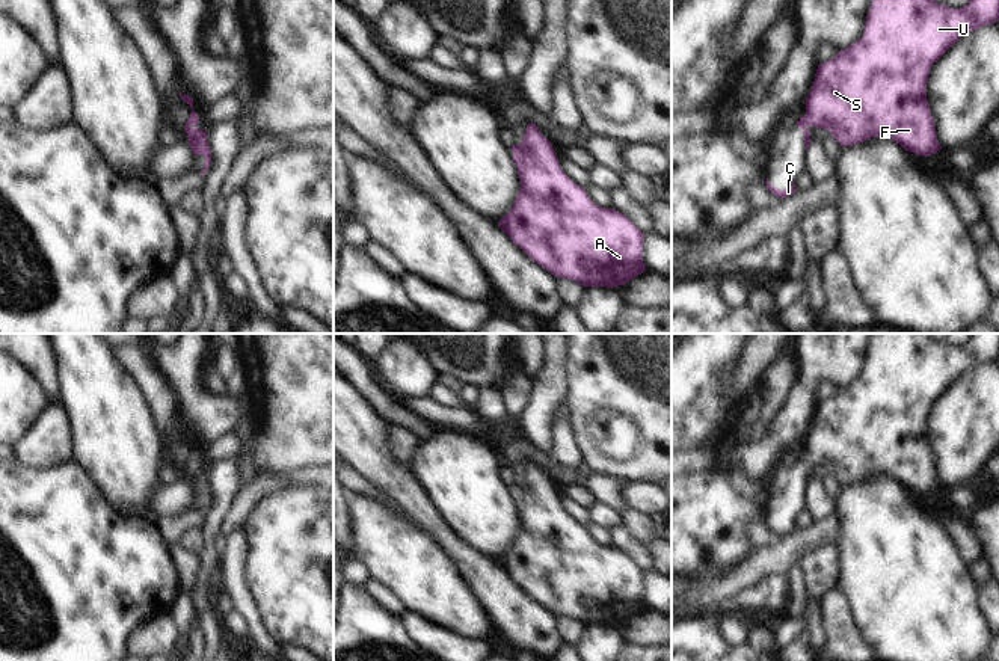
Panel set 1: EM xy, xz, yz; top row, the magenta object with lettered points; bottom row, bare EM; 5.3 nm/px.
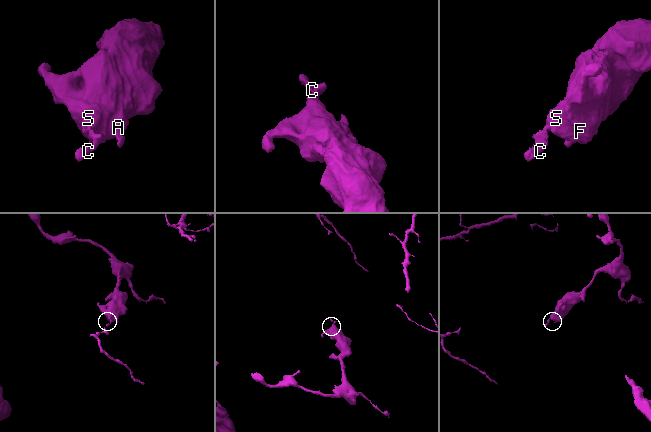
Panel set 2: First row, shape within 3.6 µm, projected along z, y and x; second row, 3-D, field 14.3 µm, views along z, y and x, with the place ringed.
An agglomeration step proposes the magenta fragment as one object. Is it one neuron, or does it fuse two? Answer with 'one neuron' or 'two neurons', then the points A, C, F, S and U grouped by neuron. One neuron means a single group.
one neuron; groups A C F S U

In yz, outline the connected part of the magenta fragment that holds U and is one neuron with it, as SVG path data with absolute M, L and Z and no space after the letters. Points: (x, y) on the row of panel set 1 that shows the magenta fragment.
M872 0L863 38L819 63L812 91L806 98L806 115L797 121L803 130L806 151L810 130L828 130L842 146L871 137L889 137L916 155L942 149L927 100L931 66L966 33L999 21L999 0L970 0L960 9L936 0Z

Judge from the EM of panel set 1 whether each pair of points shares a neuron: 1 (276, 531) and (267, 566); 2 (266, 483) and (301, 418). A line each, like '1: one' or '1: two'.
1: one
2: two

